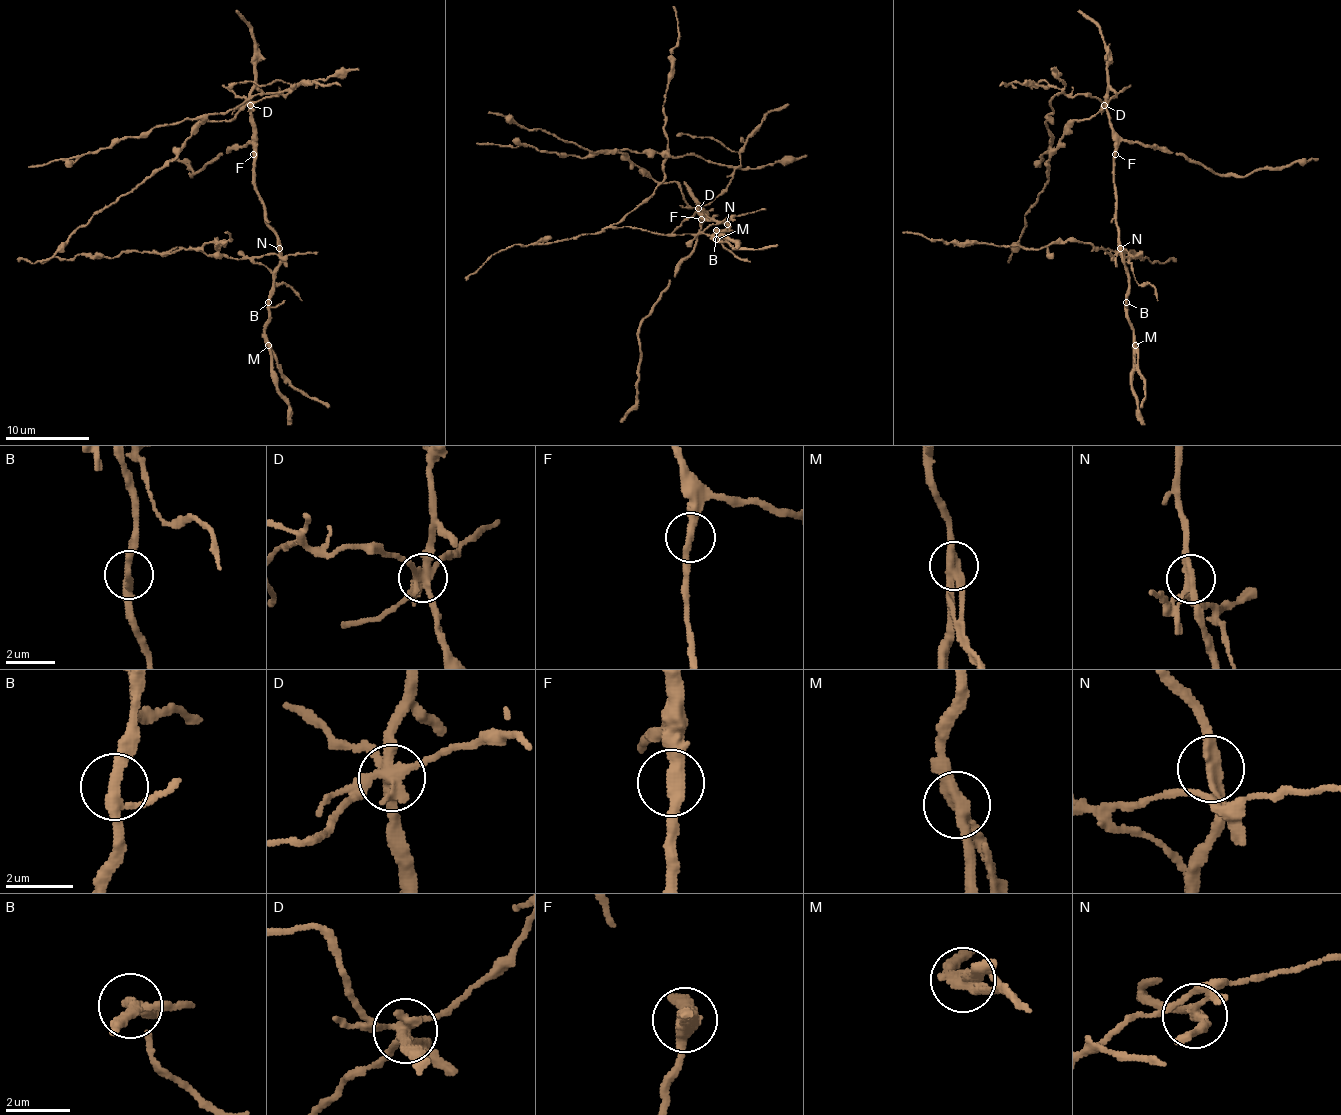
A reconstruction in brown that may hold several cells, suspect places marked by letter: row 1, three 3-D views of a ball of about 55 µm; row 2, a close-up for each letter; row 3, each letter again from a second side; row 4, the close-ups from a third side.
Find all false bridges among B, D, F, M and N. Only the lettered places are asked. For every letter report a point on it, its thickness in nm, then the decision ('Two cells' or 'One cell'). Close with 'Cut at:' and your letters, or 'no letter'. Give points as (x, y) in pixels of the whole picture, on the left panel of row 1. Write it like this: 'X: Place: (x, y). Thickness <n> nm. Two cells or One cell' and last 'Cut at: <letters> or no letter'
B: Place: (268, 302). Thickness 280 nm. One cell
D: Place: (250, 105). Thickness 360 nm. Two cells
F: Place: (253, 154). Thickness 360 nm. One cell
M: Place: (268, 345). Thickness 400 nm. Two cells
N: Place: (279, 248). Thickness 280 nm. Two cells
Cut at: D, M, N

